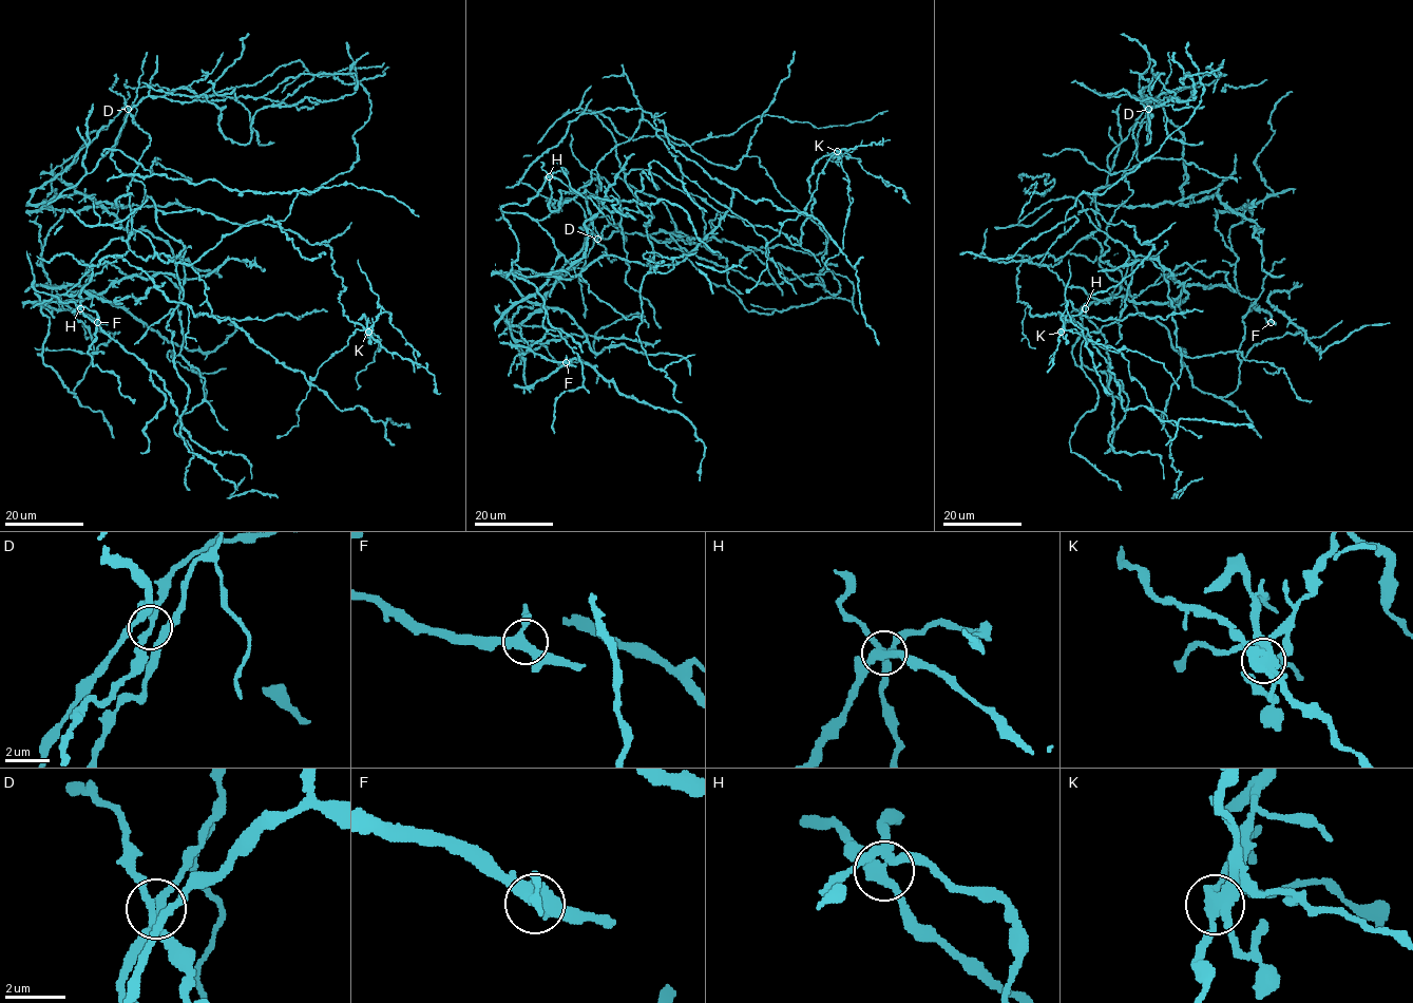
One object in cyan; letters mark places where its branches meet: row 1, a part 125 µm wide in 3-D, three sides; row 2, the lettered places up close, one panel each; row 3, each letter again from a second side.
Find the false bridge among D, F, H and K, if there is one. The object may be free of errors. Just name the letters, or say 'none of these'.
K

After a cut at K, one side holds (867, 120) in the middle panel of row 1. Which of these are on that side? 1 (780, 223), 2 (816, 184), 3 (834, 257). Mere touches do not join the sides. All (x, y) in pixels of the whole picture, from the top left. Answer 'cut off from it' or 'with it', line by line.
1: cut off from it
2: cut off from it
3: cut off from it

